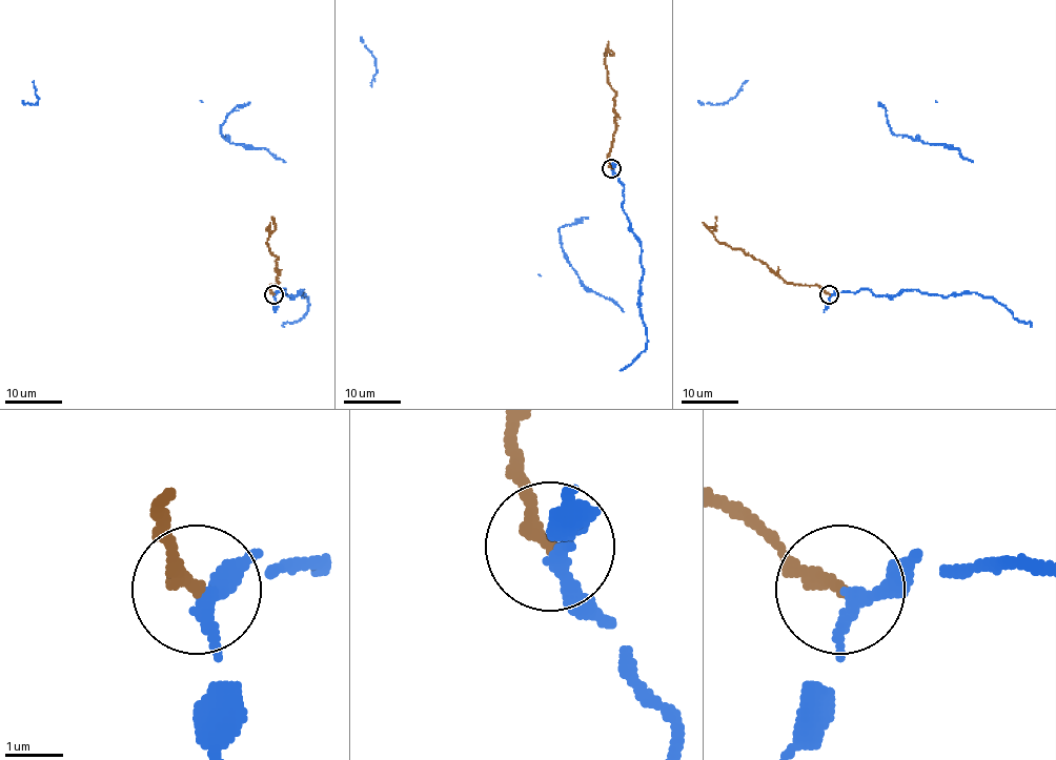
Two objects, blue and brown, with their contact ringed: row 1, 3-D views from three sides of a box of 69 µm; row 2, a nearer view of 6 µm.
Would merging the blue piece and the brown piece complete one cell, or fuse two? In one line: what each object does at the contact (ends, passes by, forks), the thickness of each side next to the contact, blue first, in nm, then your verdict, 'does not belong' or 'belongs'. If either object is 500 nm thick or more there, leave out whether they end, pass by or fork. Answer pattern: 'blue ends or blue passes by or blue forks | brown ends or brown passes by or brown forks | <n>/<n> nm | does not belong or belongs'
blue ends | brown ends | 300/220 nm | belongs

